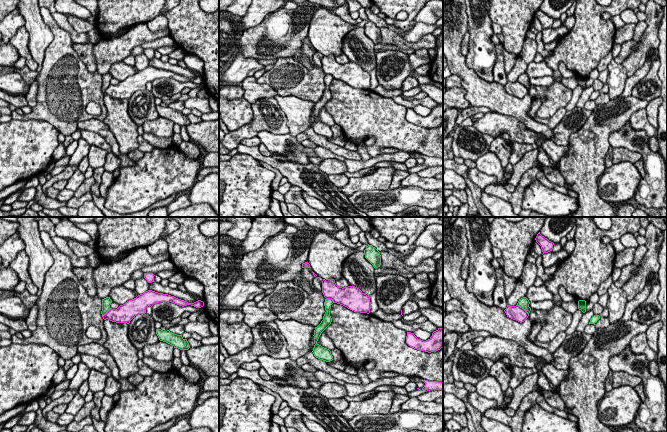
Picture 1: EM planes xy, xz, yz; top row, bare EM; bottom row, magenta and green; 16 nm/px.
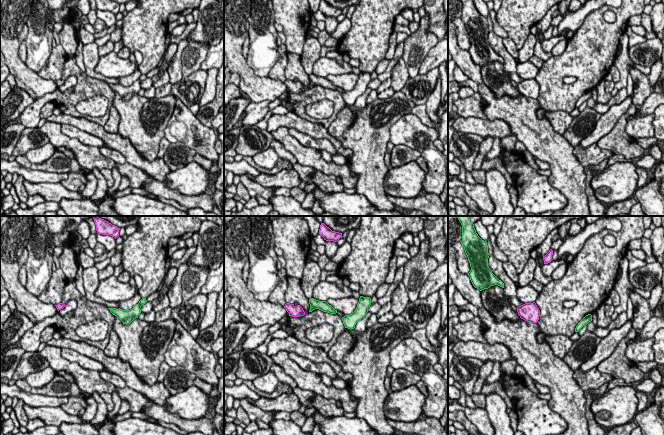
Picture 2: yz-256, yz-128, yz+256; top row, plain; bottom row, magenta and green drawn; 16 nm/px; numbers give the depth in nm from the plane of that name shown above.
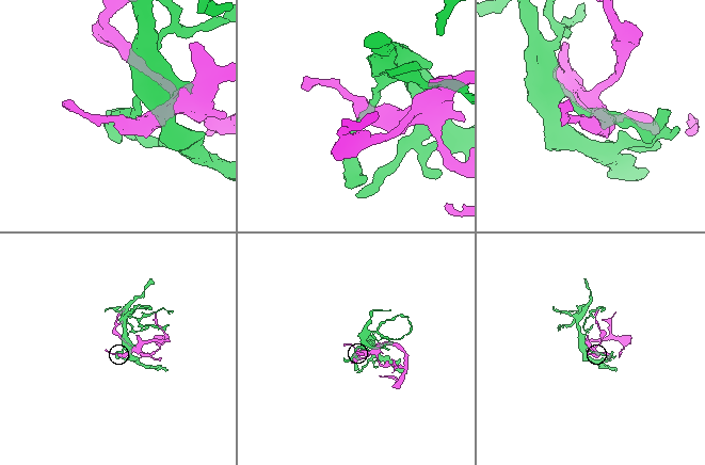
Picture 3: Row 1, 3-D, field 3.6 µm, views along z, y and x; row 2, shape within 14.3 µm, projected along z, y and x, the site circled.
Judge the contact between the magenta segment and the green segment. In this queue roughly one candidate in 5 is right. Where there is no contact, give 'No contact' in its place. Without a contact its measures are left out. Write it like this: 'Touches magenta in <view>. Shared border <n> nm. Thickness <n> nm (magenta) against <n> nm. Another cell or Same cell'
Touches magenta in yz. Shared border 260 nm. Thickness 240 nm (magenta) against 160 nm. Another cell

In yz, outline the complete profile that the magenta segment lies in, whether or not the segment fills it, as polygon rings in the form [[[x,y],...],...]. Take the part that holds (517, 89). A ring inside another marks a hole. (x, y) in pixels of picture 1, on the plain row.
[[[507,81],[506,85],[504,86],[507,93],[516,96],[520,99],[524,98],[529,90],[524,86],[522,83],[516,81],[516,82],[510,82]]]

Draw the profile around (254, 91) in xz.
[[[254,76],[246,77],[240,86],[245,91],[245,99],[253,104],[261,98],[274,98],[278,93],[267,84],[259,84]]]

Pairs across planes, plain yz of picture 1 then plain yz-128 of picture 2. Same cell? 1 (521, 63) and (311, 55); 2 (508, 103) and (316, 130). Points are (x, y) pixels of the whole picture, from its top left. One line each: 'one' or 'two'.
1: one
2: two

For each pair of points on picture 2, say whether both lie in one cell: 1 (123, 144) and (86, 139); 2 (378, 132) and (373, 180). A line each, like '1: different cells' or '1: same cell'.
1: different cells
2: same cell

